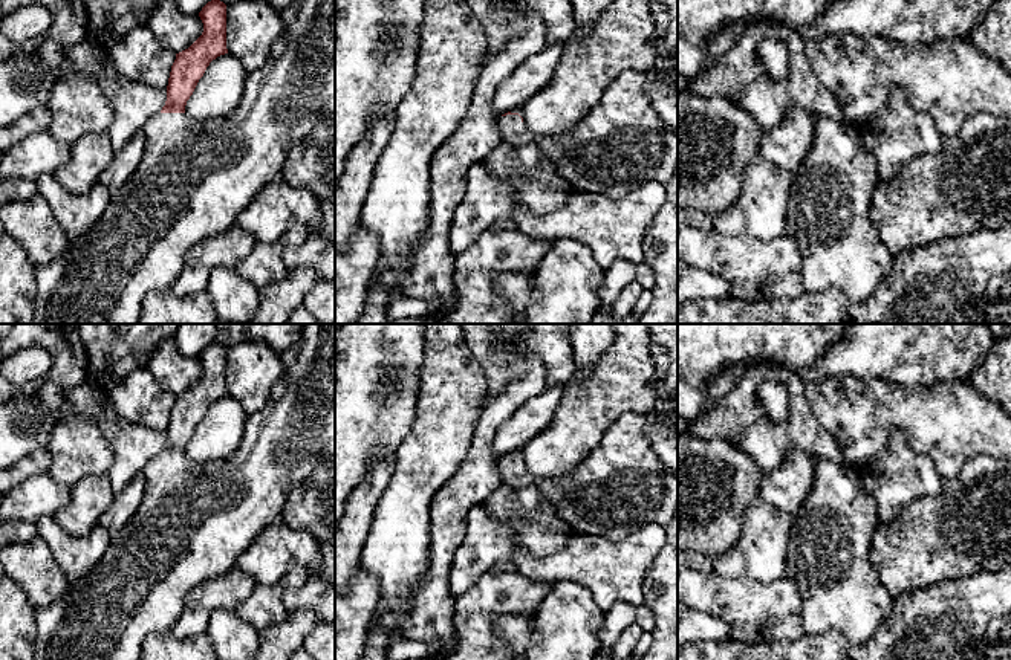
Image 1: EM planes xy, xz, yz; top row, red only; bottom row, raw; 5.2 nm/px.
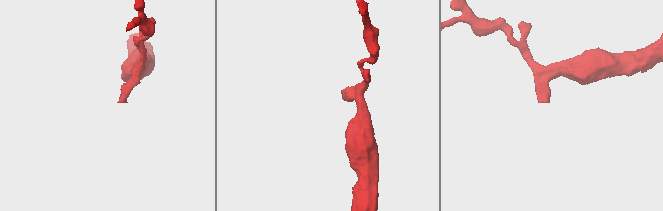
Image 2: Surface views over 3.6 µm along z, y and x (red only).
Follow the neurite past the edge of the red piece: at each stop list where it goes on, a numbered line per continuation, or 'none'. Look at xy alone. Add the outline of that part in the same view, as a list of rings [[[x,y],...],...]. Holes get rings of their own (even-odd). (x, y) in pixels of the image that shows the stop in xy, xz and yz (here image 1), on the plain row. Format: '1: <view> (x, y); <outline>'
1: xy (195, 520); [[[304,324],[301,338],[280,353],[284,365],[281,379],[272,387],[268,403],[246,419],[245,434],[239,449],[228,458],[205,464],[191,461],[185,455],[159,455],[141,471],[145,489],[142,501],[132,519],[110,535],[110,544],[95,567],[81,579],[69,582],[66,591],[46,607],[35,610],[37,637],[32,660],[141,660],[142,640],[158,631],[170,631],[184,611],[185,596],[206,579],[229,573],[237,558],[278,518],[289,493],[303,483],[315,468],[335,452],[335,324]]]

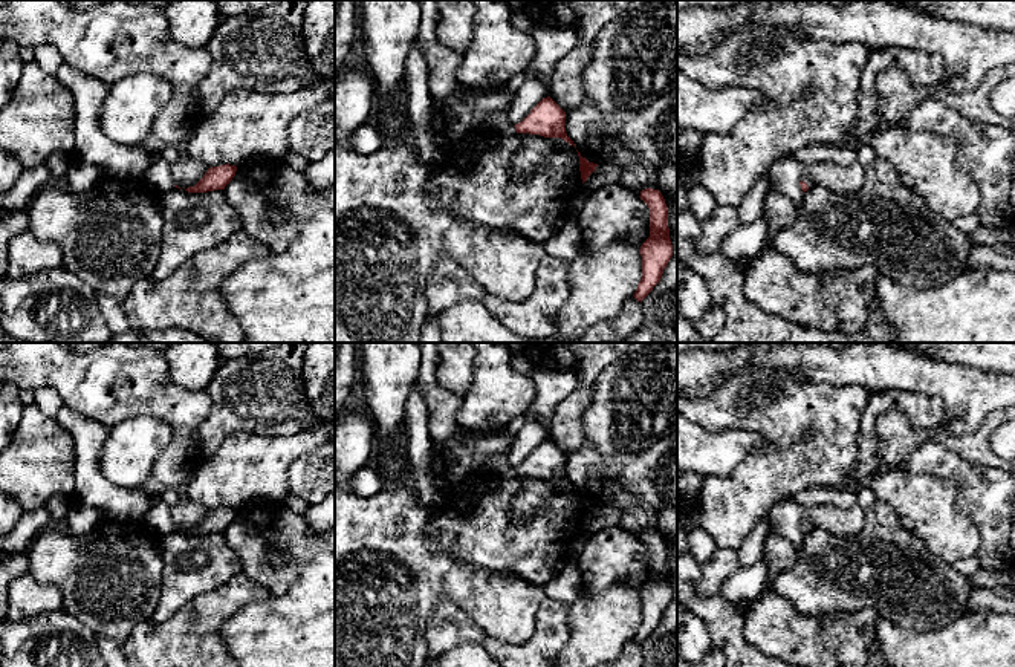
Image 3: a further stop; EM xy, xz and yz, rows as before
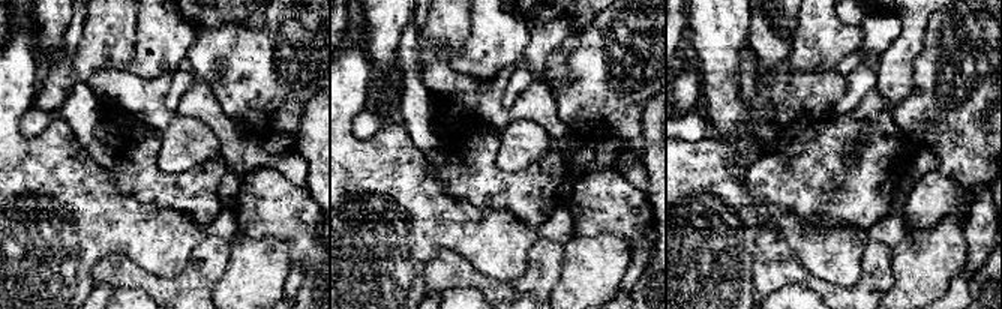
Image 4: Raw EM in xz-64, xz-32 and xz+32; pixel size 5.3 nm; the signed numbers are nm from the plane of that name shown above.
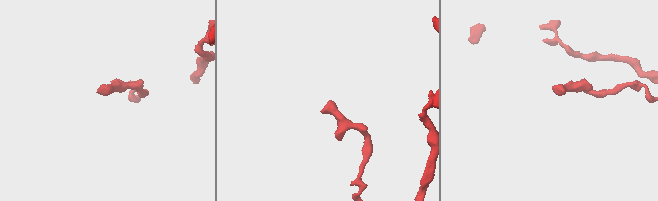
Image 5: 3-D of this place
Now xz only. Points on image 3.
1: xz (500, 467); [[[508,454],[495,456],[491,460],[491,468],[495,477],[514,477],[515,470],[508,464]]]

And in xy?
none

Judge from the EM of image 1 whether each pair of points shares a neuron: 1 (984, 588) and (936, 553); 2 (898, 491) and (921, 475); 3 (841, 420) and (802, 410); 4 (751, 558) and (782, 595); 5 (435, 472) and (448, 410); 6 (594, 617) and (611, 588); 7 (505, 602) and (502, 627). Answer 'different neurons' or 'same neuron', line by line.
1: different neurons
2: same neuron
3: different neurons
4: different neurons
5: same neuron
6: different neurons
7: different neurons

